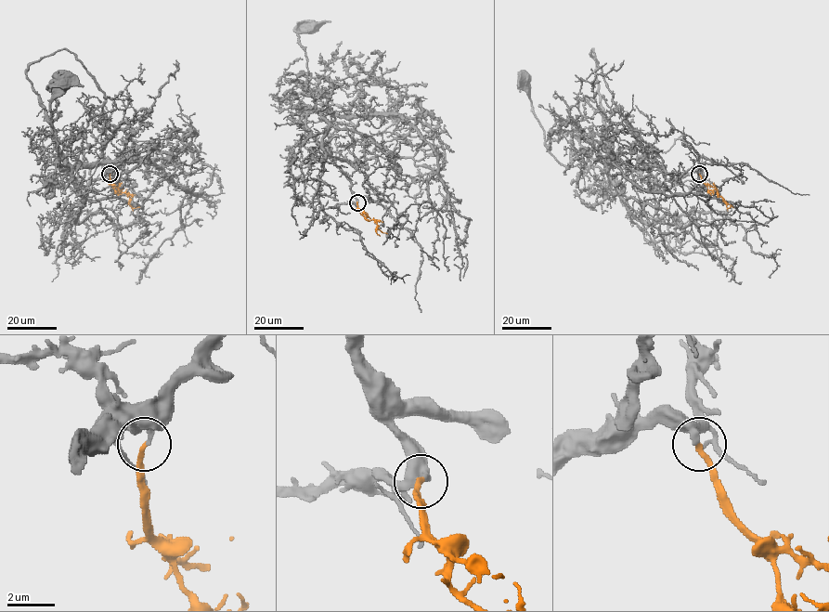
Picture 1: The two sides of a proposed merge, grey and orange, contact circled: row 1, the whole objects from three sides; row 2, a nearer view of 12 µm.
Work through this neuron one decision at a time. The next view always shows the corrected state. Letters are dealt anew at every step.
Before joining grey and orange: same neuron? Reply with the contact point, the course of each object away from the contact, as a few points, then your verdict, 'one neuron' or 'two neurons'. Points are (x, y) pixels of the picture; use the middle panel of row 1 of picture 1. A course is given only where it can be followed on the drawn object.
place (357, 202); course grey (357, 201), (351, 180), (306, 125), (307, 113), (316, 103), (308, 85), (306, 57), (298, 36), (310, 27); course orange (357, 202), (360, 213), (368, 220), (373, 220), (377, 229), (387, 233); one neuron

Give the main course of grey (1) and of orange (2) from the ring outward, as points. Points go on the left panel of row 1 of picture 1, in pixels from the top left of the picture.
1: (110, 174), (82, 185), (61, 167), (59, 157), (69, 169), (59, 166), (50, 110), (62, 81)
2: (110, 174), (110, 182), (129, 196), (131, 207), (139, 207)

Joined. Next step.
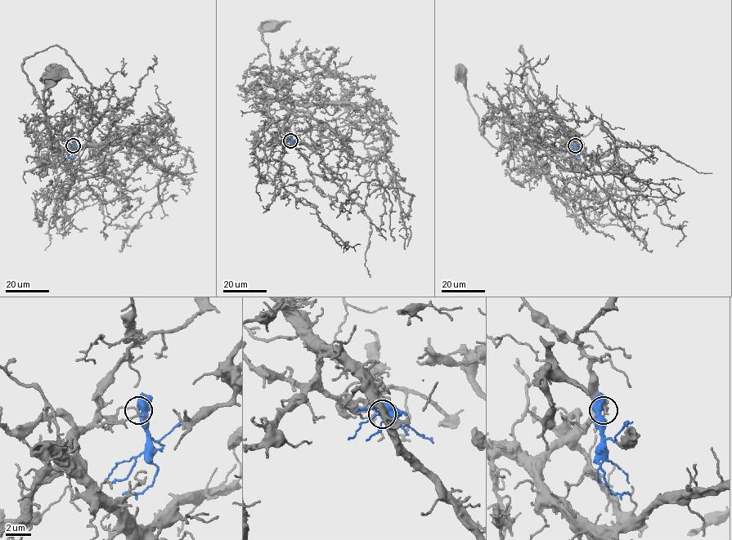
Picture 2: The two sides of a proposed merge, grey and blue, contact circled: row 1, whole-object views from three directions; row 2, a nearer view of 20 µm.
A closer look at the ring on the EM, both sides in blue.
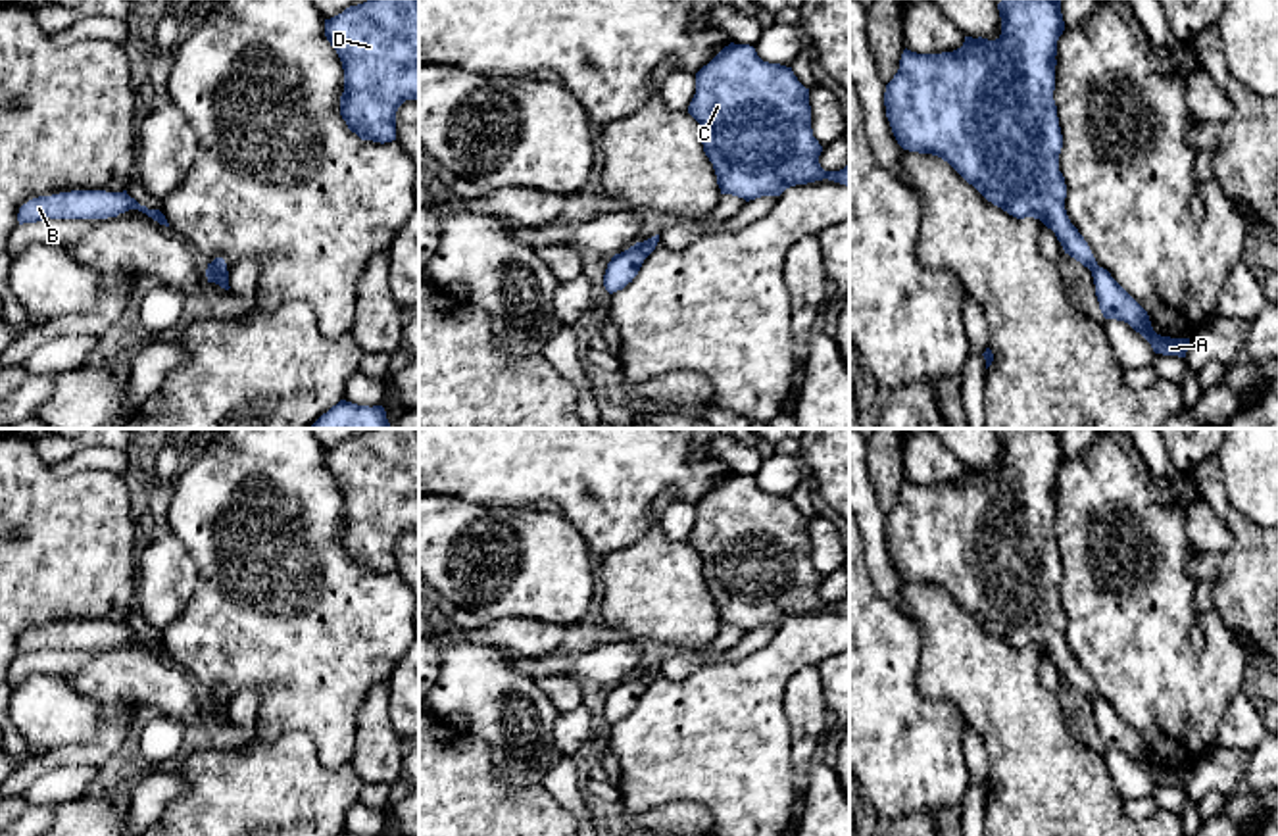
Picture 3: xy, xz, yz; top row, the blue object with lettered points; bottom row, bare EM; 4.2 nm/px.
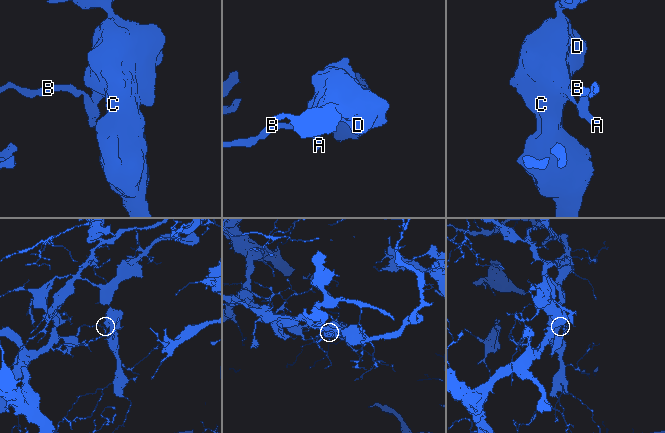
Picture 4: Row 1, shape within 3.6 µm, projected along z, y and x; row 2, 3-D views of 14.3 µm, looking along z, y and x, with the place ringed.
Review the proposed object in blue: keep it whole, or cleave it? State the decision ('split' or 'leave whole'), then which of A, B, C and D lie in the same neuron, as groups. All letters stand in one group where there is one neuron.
split; A B / C D

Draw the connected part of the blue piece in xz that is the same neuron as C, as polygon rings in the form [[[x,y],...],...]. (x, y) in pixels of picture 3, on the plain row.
[[[730,473],[696,504],[688,544],[703,561],[703,582],[713,594],[721,625],[750,632],[823,609],[849,617],[849,594],[840,602],[824,602],[819,594],[823,577],[811,559],[809,519],[792,498],[763,492],[750,475]]]

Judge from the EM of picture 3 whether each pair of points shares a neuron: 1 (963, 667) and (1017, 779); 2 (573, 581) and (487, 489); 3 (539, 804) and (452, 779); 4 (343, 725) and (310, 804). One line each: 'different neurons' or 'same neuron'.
1: same neuron
2: different neurons
3: same neuron
4: different neurons

